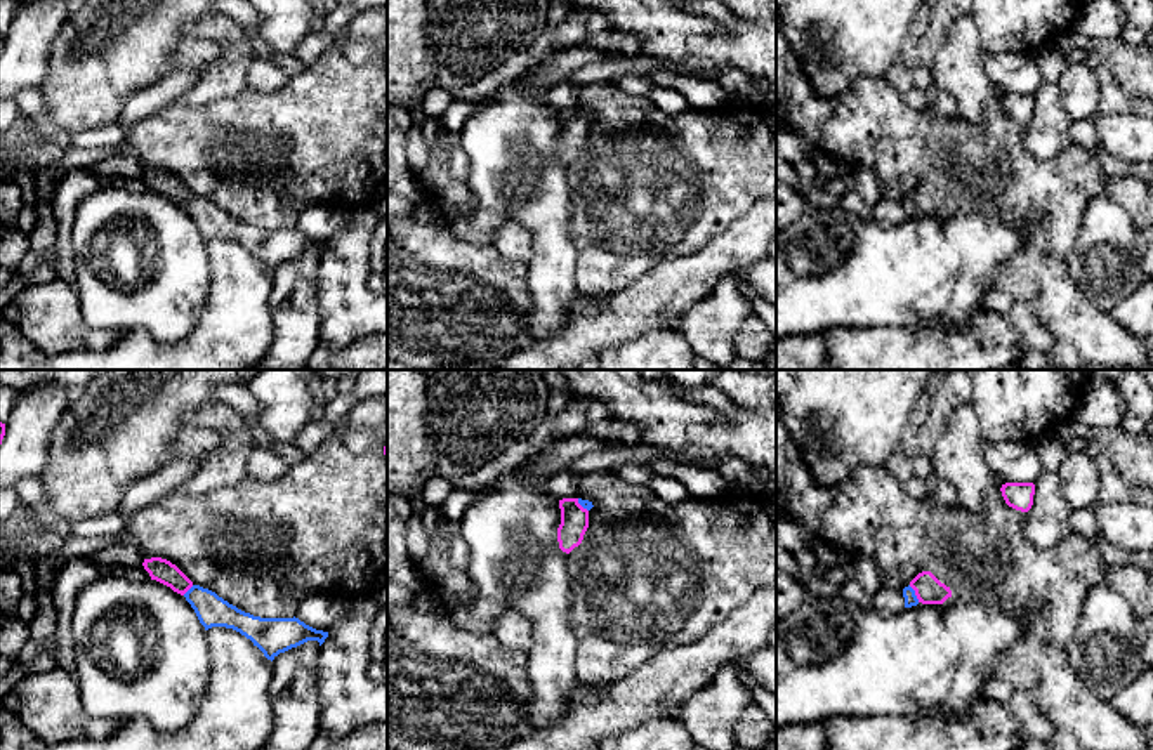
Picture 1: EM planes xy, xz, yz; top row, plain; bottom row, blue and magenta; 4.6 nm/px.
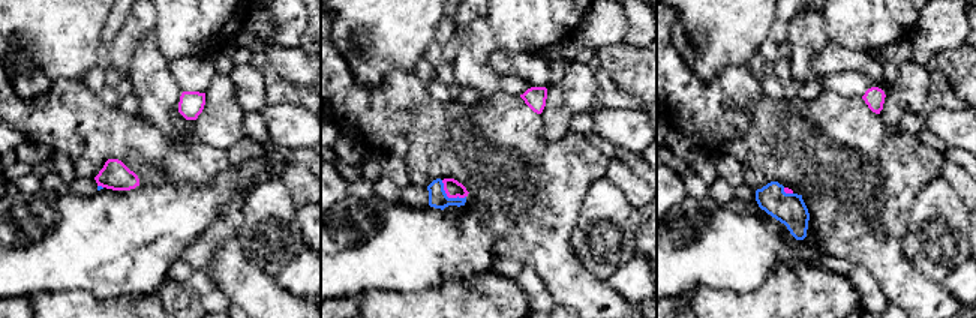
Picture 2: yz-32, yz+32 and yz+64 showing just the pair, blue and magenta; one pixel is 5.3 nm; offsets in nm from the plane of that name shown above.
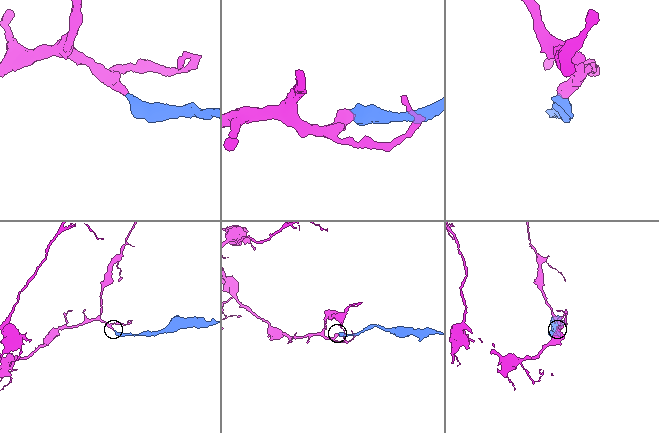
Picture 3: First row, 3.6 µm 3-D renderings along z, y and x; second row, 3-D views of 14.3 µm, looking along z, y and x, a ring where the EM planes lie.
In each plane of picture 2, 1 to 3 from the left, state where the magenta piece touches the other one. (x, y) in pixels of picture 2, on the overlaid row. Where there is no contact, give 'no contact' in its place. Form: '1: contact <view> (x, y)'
1: contact yz-32 (101, 186)
2: contact yz+32 (447, 197)
3: contact yz+64 (787, 194)

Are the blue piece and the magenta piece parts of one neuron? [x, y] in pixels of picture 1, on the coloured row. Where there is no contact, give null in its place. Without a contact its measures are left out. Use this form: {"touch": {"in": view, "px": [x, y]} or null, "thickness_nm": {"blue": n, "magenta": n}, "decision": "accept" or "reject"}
{"touch": {"in": "yz", "px": [914, 594]}, "thickness_nm": {"blue": 60, "magenta": 130}, "decision": "accept"}

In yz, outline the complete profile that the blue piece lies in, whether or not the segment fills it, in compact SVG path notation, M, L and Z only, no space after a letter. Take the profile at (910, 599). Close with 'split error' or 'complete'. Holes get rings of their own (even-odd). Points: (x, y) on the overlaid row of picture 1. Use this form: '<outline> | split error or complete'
M931 571L919 573L908 587L903 589L905 608L922 604L943 604L952 597L950 587L941 583Z | split error

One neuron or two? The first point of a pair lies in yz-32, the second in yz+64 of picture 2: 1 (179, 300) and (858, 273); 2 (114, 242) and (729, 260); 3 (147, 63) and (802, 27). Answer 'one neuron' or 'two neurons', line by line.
1: two neurons
2: one neuron
3: one neuron

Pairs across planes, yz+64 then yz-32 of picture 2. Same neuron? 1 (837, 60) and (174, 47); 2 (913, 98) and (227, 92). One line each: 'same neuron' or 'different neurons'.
1: different neurons
2: different neurons

